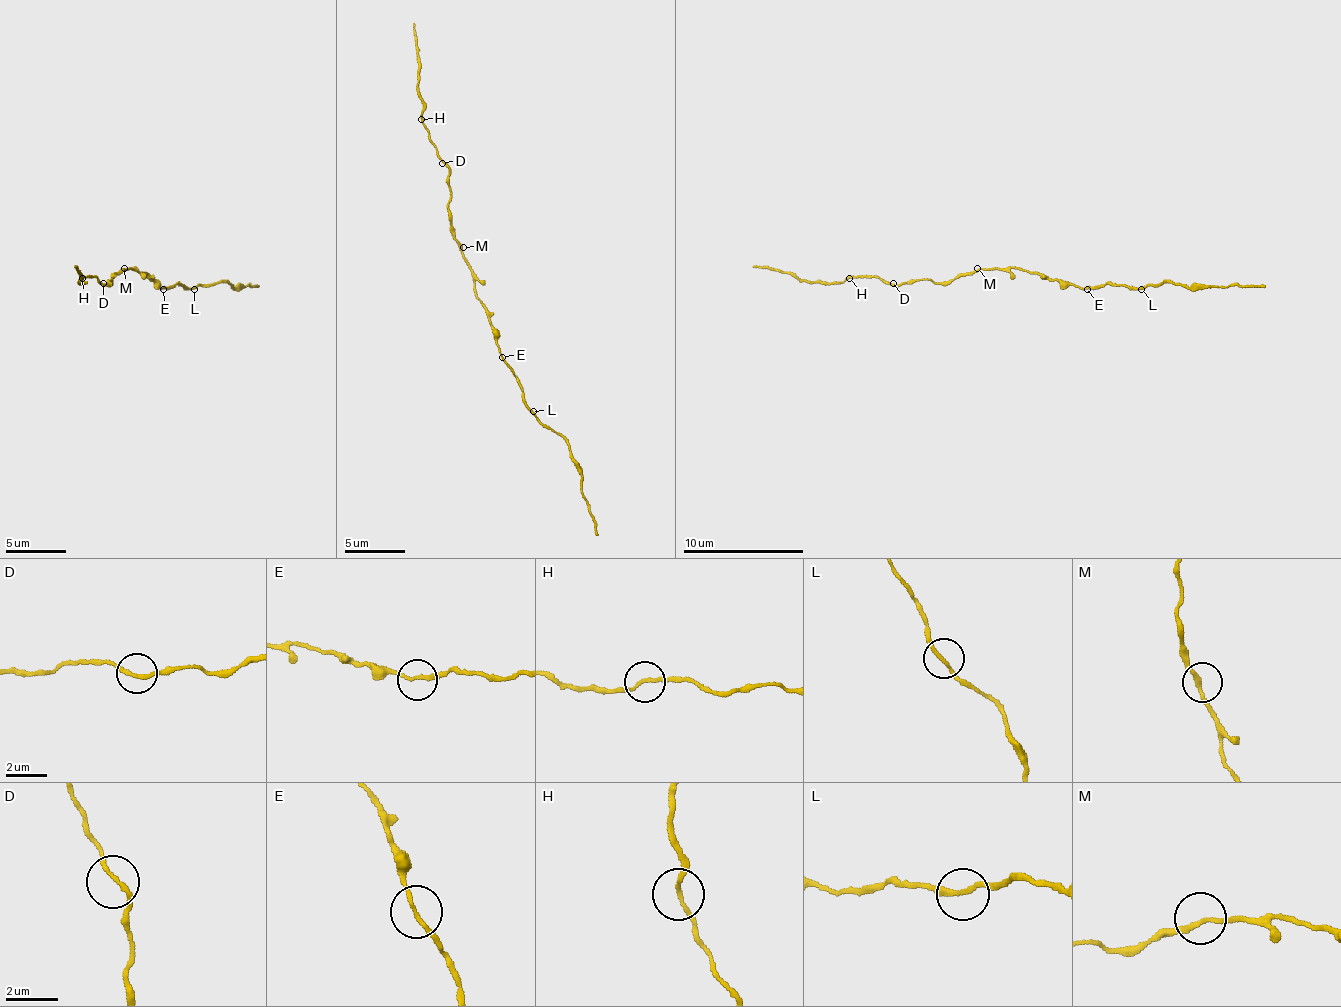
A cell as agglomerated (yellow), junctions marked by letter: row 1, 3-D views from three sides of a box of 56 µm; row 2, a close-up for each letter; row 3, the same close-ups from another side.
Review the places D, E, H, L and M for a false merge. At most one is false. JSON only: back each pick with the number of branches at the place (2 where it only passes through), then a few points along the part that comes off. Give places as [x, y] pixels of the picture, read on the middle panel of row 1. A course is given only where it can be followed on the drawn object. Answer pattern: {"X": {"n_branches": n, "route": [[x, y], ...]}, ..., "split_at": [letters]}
{"H": {"n_branches": 2, "route": [[420, 120], [423, 99], [417, 90], [414, 23]]}, "split_at": ["H"]}

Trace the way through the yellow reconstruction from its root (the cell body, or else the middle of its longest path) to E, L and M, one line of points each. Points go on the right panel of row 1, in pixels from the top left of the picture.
E: (1020, 268), (1035, 271), (1050, 280), (1068, 280), (1087, 289)
L: (1020, 268), (1035, 271), (1050, 280), (1068, 280), (1077, 286), (1114, 283), (1141, 289)
M: (1020, 268), (977, 268)

